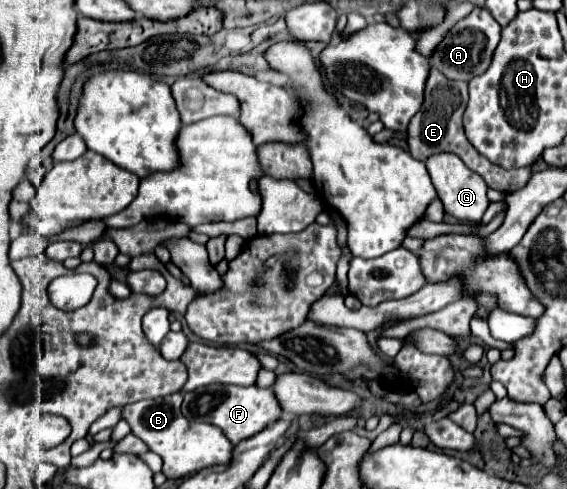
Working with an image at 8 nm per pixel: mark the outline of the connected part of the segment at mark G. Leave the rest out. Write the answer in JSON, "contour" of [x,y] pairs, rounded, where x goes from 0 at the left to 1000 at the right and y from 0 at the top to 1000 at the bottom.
{"contour":[[[778,313],[778,317],[764,317],[750,329],[753,350],[760,358],[760,370],[771,387],[771,403],[778,407],[785,436],[810,448],[810,452],[827,452],[827,456],[845,456],[852,436],[862,423],[862,407],[859,407],[859,378],[855,370],[838,358],[827,342],[820,342],[817,329],[810,329],[806,317],[795,313]]]}

